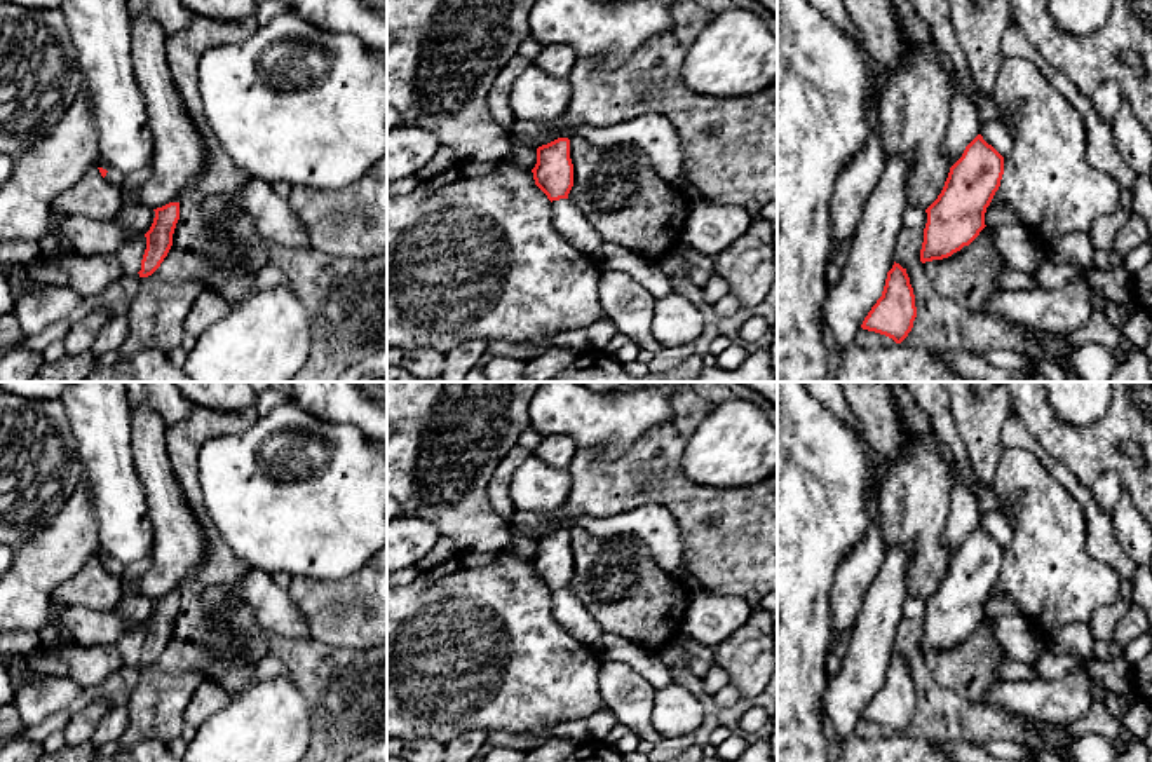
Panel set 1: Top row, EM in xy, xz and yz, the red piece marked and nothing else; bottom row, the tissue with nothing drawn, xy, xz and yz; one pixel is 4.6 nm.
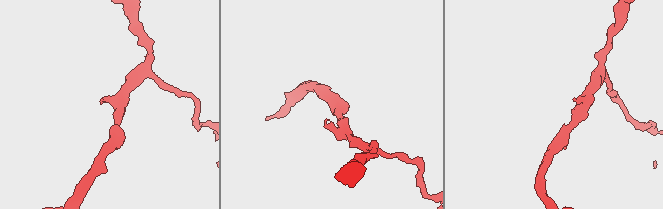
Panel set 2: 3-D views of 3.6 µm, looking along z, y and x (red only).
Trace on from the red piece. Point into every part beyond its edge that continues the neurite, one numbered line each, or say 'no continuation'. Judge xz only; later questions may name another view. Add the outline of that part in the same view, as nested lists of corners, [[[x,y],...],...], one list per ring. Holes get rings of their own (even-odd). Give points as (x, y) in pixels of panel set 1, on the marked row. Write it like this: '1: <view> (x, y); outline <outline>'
no continuation

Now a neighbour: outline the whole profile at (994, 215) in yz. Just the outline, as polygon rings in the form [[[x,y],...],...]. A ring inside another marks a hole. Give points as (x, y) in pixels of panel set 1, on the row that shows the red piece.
[[[990,202],[985,213],[985,225],[1020,225],[1020,218],[1013,209],[999,208],[997,204]]]

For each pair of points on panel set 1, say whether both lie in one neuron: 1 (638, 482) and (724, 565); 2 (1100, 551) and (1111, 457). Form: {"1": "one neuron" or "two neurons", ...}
{"1": "one neuron", "2": "two neurons"}

